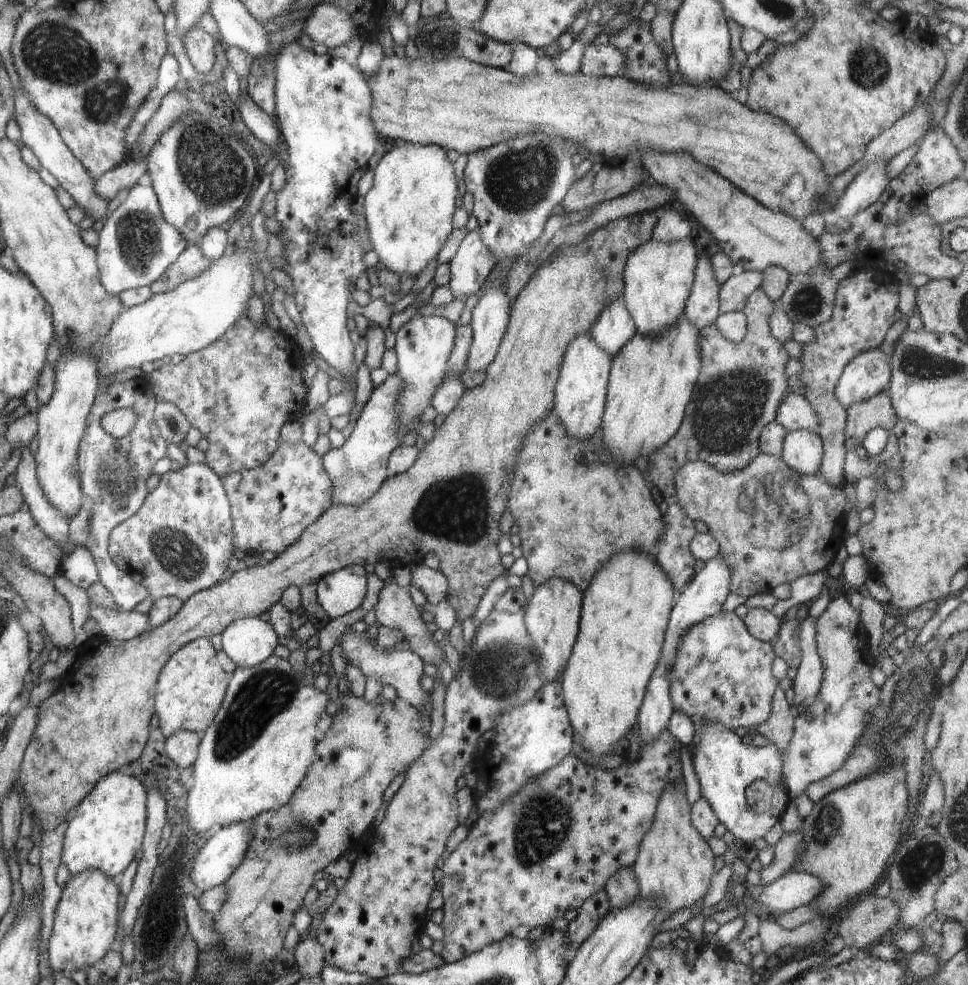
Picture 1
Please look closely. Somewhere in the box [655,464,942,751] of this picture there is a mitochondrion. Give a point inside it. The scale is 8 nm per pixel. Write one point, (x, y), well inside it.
(773, 512)

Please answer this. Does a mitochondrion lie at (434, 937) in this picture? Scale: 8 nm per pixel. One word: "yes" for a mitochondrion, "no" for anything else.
no

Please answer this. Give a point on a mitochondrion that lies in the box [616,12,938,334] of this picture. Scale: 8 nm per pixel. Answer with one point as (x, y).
(869, 67)

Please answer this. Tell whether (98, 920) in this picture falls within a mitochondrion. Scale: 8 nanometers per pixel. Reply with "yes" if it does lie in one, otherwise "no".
no

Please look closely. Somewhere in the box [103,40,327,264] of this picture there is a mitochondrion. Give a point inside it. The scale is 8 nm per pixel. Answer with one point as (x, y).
(213, 170)

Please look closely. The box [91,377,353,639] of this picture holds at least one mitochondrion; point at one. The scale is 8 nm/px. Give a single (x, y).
(178, 554)

